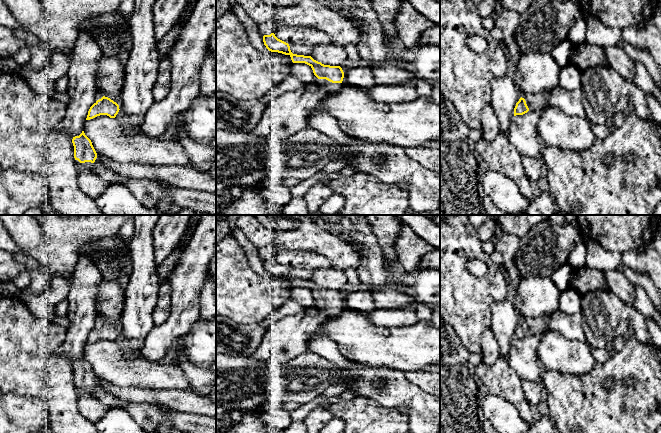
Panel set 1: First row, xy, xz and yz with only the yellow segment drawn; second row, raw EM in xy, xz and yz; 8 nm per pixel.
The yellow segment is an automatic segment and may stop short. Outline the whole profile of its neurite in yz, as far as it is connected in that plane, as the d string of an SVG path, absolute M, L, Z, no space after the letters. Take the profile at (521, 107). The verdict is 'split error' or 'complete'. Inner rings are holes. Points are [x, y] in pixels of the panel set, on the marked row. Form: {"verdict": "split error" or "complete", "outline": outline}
{"verdict": "split error", "outline": "M551 90L536 94L523 94L514 108L514 116L523 115L529 110L544 110L548 106L548 97Z"}

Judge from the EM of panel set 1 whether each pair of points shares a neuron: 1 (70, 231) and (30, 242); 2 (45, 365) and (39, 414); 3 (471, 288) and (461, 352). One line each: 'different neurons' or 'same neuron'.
1: different neurons
2: different neurons
3: different neurons

